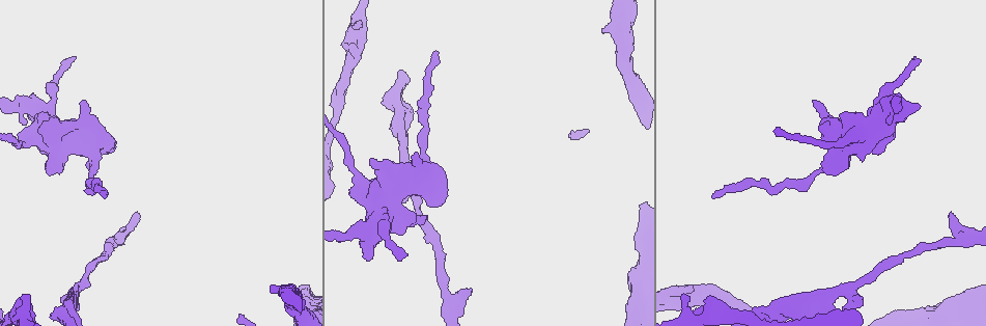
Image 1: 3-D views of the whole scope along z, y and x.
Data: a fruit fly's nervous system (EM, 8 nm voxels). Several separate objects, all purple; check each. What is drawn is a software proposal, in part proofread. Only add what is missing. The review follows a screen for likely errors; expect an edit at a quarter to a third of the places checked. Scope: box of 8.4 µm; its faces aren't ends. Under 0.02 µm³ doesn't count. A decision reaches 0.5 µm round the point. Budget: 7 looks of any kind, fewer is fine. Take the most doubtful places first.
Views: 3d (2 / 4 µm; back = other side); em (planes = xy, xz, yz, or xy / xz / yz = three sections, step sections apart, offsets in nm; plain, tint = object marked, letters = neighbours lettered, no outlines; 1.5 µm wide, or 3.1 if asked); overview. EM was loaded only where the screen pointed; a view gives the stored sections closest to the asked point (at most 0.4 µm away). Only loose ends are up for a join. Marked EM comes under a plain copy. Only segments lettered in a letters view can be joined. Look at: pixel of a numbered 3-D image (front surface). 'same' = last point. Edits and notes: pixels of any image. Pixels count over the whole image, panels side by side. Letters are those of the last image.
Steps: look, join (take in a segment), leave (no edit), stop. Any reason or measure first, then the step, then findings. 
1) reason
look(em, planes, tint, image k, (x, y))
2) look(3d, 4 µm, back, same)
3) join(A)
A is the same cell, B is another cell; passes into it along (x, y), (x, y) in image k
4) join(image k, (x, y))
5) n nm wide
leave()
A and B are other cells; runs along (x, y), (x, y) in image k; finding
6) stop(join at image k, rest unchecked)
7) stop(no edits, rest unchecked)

branch stops here
look(3d, 2 µm, image 1, (102, 196))

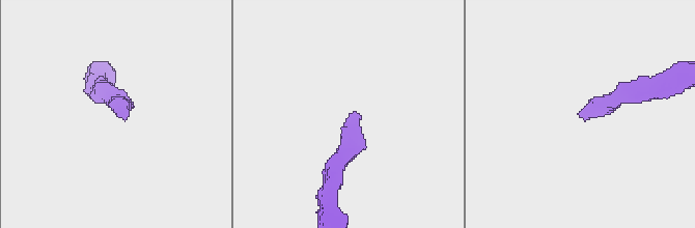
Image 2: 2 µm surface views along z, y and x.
look(em, yz, step 4, tint, image 2, (121, 117))

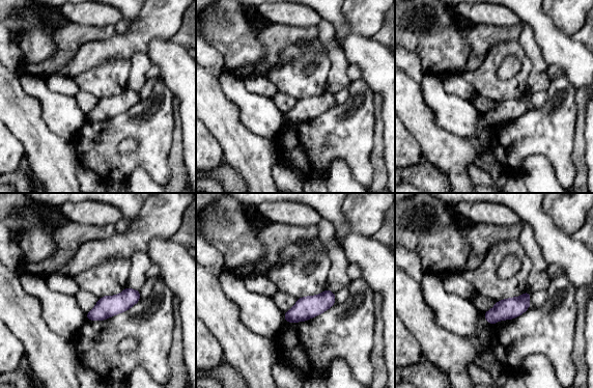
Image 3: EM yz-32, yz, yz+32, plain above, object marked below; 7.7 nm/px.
another direction
look(em, xy, step 8, letters, same)

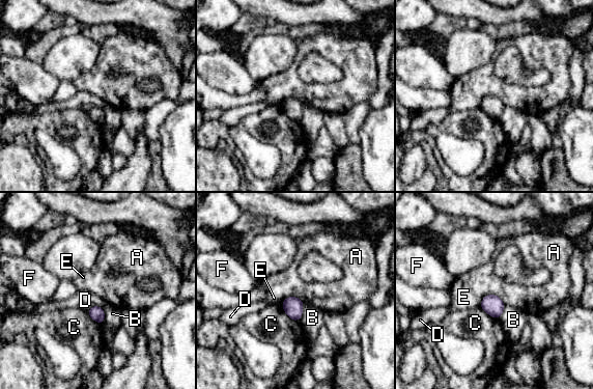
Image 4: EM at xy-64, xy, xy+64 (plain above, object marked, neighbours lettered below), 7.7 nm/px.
leave()
A, B, C, D, E and F are other cells; border along (281, 305), (291, 318), (299, 321) in image 4; none of them fits

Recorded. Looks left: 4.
free end
look(3d, 2 µm, image 1, (134, 214))

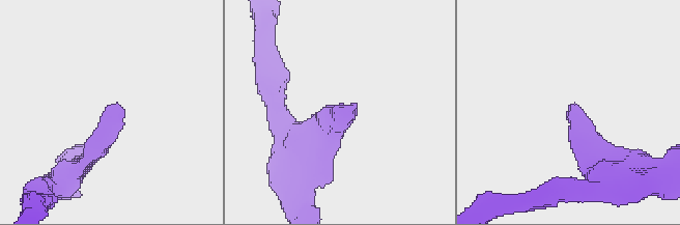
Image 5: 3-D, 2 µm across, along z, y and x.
look(em, xy, step 8, letters, image 5, (569, 105))

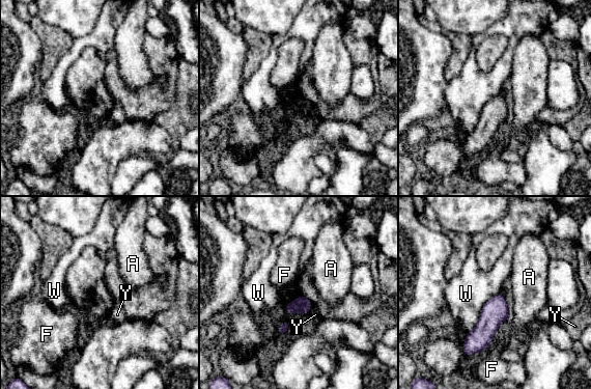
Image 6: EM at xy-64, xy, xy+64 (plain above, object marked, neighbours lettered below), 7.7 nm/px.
leave()
A, F, W and Y are other cells; border along (302, 295), (285, 304) in image 6; none of them fits

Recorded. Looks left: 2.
free end
look(em, planes, tint, image 1, (27, 294))

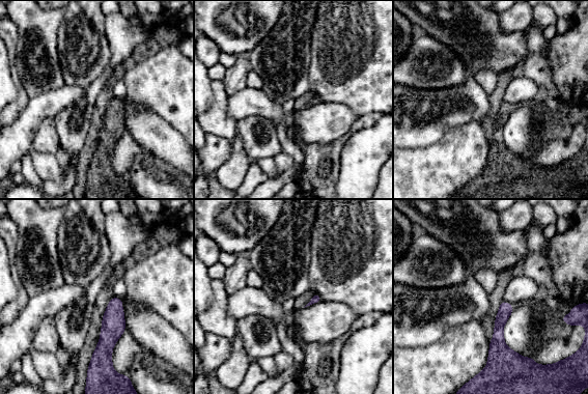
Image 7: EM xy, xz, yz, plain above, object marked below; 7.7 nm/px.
see the neighbours
look(em, planes, letters, same)

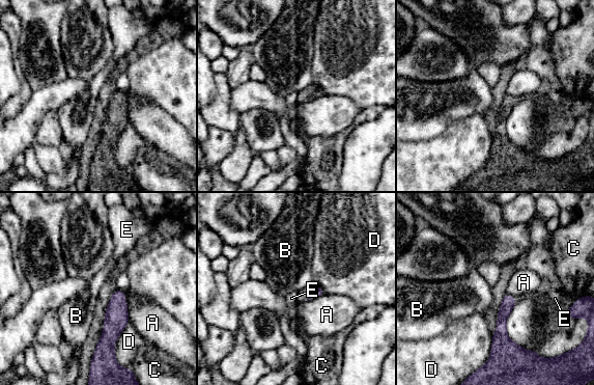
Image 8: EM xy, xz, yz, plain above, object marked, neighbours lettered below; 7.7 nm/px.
leave()
A, B, C, D and E are other cells; border along (122, 292), (125, 298), (129, 321) in image 8; no lettered segment goes on from it

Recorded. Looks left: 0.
stop(no edits, rest unchecked)

